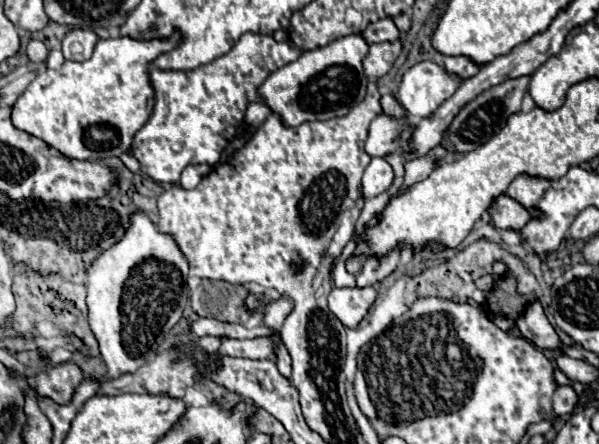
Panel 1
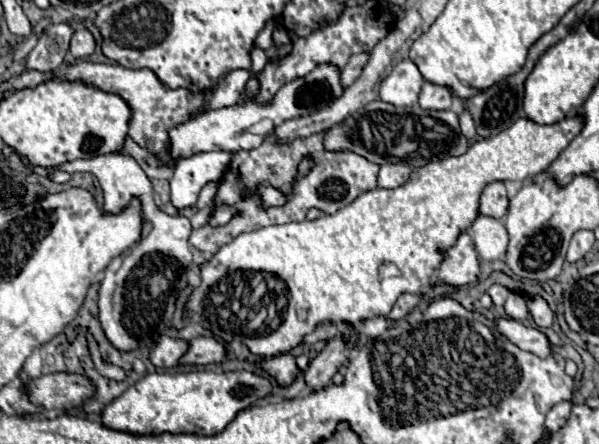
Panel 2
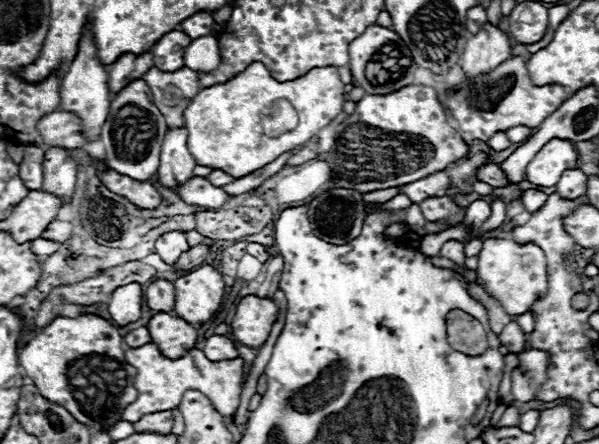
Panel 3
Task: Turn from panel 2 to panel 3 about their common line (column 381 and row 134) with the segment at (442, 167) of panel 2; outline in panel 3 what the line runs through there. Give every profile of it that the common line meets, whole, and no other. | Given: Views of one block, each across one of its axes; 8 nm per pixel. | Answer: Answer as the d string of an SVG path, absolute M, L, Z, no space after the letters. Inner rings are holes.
M252 62L232 80L200 90L186 106L184 122L188 130L188 150L200 166L224 170L234 178L246 176L276 160L276 156L302 146L328 126L342 112L344 86L346 84L340 80L336 66L312 68L296 80L278 82L262 62ZM280 100L288 100L294 106L298 112L298 126L270 138L262 132L262 126L258 126L258 114L276 116Z

